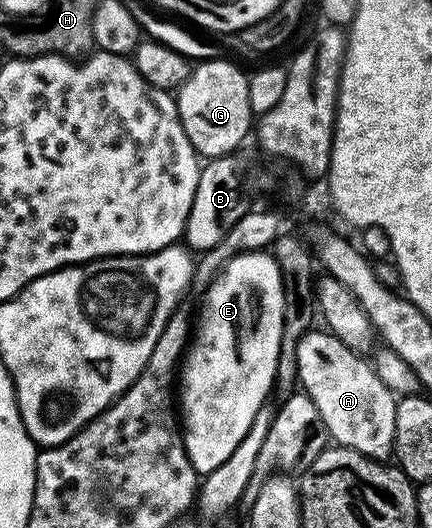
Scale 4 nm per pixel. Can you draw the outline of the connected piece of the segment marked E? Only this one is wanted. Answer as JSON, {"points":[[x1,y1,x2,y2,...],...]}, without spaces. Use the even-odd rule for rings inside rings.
{"points":[[272,252,237,253,217,272,216,277,208,282,206,289,209,290,206,291,205,298,201,301,201,314,195,317,195,328,192,330,191,340,185,350,183,364,179,369,179,421,183,426,185,450,193,469,203,477,211,471,215,471,239,447,239,442,243,439,243,435,247,435,247,430,251,428,255,415,259,415,259,407,263,407,270,400,269,392,271,395,275,389,276,365,279,359,280,339,283,335,284,323,280,267,277,266]]}

